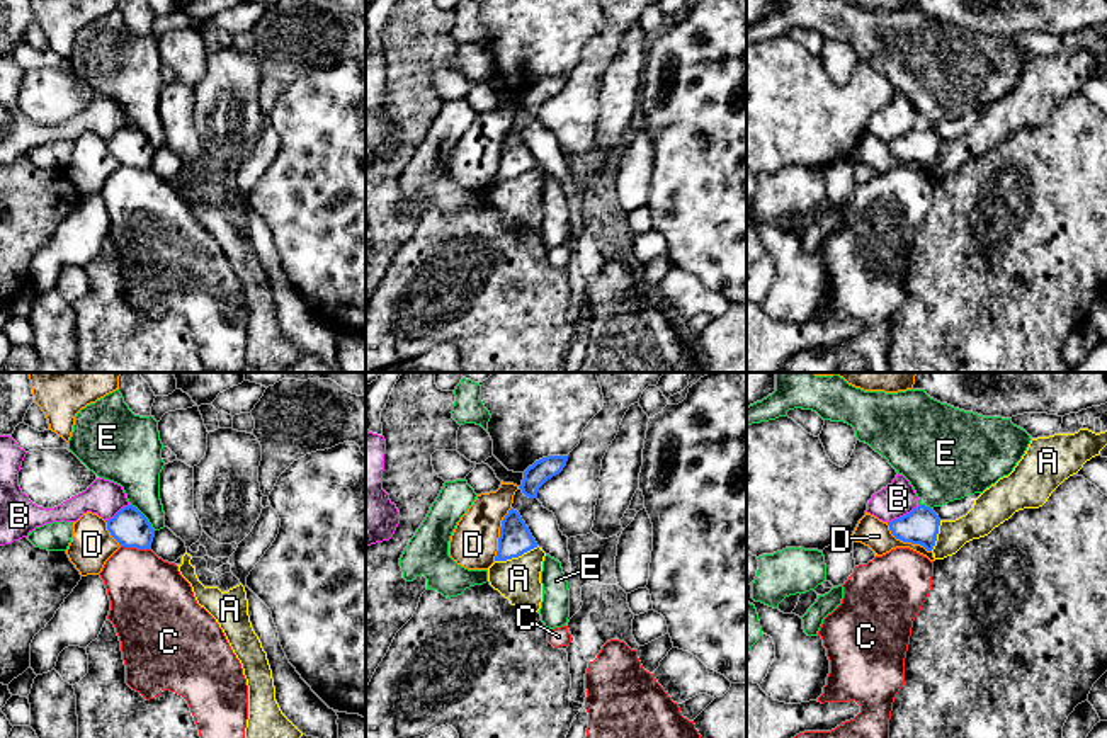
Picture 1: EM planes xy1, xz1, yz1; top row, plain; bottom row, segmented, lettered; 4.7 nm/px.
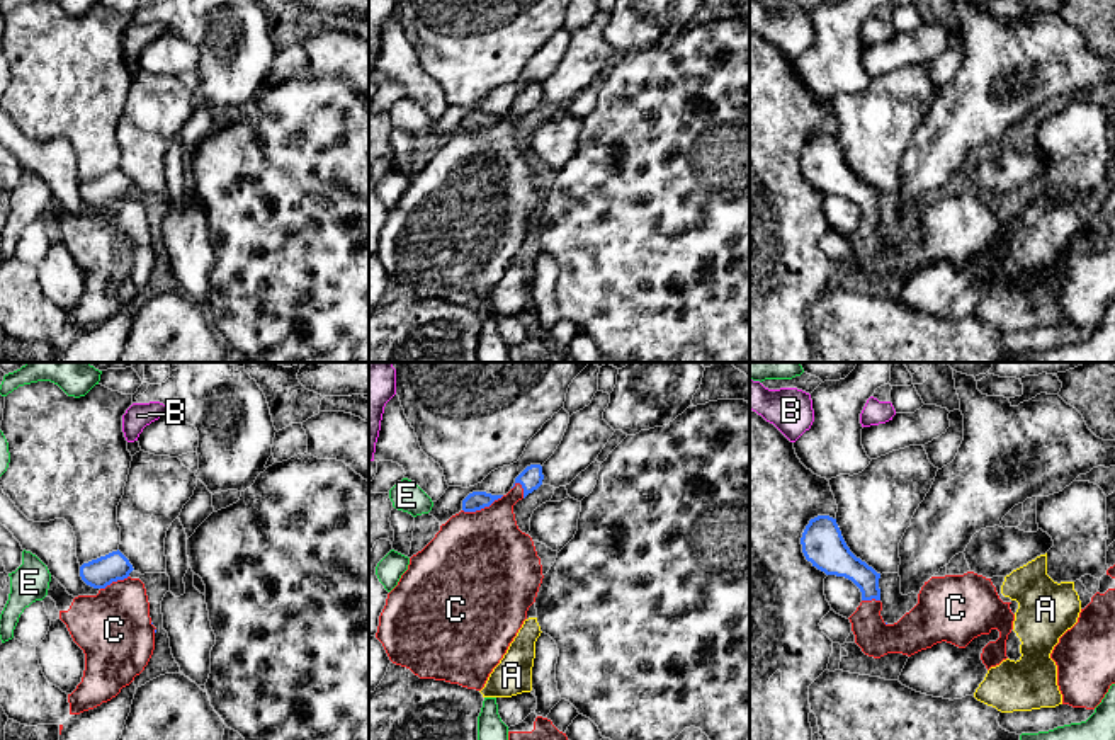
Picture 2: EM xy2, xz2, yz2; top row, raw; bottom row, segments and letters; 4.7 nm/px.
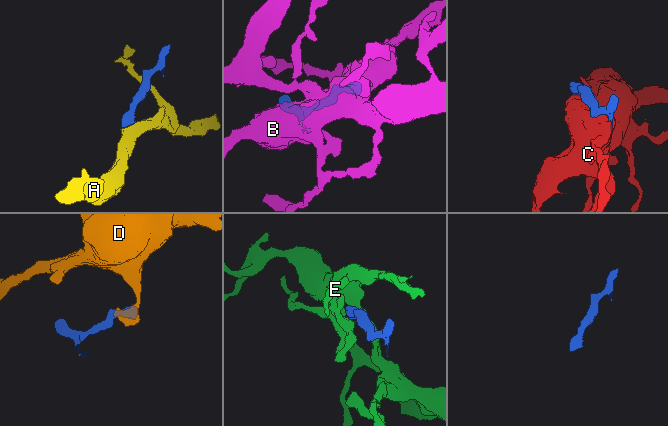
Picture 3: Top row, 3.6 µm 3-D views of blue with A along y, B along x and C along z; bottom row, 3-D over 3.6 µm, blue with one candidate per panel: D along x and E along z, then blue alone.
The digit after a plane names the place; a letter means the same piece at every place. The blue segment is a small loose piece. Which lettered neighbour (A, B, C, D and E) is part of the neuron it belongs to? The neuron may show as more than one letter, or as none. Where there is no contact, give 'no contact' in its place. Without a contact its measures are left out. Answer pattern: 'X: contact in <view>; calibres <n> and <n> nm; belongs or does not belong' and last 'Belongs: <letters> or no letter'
A: contact in xz1; calibres 150 and 200 nm; does not belong
B: contact in yz1; calibres 170 and 160 nm; does not belong
C: contact in xz2; calibres 90 and 460 nm; belongs
D: contact in xz1; calibres 150 and 220 nm; does not belong
E: contact in xy1; calibres 180 and 240 nm; does not belong
Belongs: C

